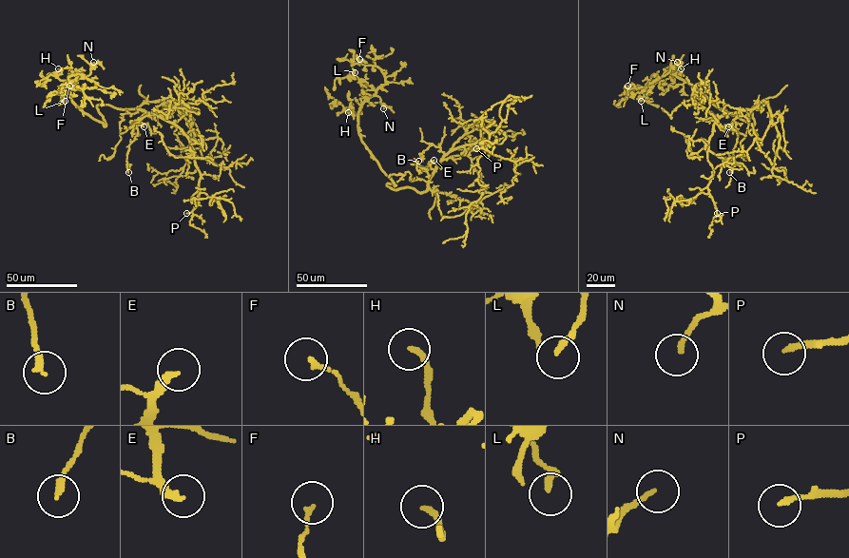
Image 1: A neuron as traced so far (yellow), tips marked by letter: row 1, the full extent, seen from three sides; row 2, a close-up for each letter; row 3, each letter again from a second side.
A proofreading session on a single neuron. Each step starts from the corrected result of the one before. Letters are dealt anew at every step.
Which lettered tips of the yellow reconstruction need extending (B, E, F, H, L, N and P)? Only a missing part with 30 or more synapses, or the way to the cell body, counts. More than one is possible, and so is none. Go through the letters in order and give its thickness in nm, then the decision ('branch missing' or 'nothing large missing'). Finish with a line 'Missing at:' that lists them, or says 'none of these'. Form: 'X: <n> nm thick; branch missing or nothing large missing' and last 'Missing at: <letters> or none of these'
B: 200 nm thick; nothing large missing
E: 240 nm thick; branch missing
F: 150 nm thick; nothing large missing
H: 190 nm thick; branch missing
L: 150 nm thick; nothing large missing
N: 150 nm thick; nothing large missing
P: 170 nm thick; branch missing
Missing at: E, H, P

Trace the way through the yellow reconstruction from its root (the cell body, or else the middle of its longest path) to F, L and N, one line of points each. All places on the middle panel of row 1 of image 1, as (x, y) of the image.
F: (412, 188), (388, 186), (395, 183), (361, 140), (359, 107), (385, 78), (378, 67), (360, 64), (359, 59)
L: (412, 188), (388, 186), (388, 183), (395, 183), (361, 140), (358, 110), (376, 91), (352, 76), (355, 72)
N: (412, 188), (387, 185), (395, 184), (358, 132), (358, 110), (365, 102), (377, 96), (383, 108)

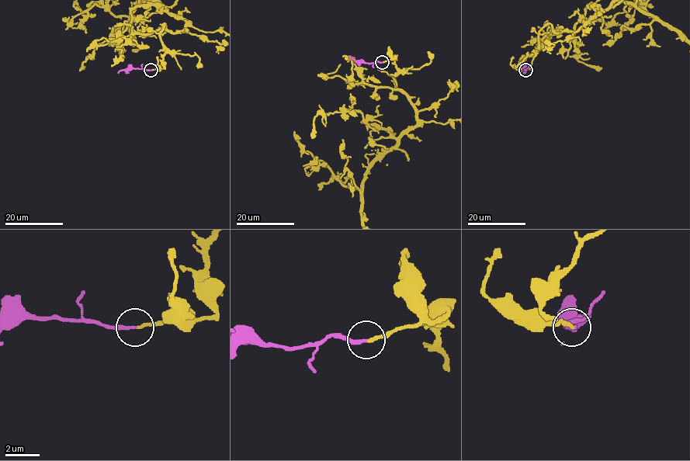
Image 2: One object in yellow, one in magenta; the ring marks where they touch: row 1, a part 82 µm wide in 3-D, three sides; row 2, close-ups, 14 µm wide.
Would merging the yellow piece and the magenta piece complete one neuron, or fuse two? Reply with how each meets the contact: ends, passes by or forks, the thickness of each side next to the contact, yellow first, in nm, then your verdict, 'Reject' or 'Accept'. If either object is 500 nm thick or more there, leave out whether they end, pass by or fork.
At the ring yellow ends. At the ring magenta ends. Thickness 180 nm (yellow) against 200 nm. Accept

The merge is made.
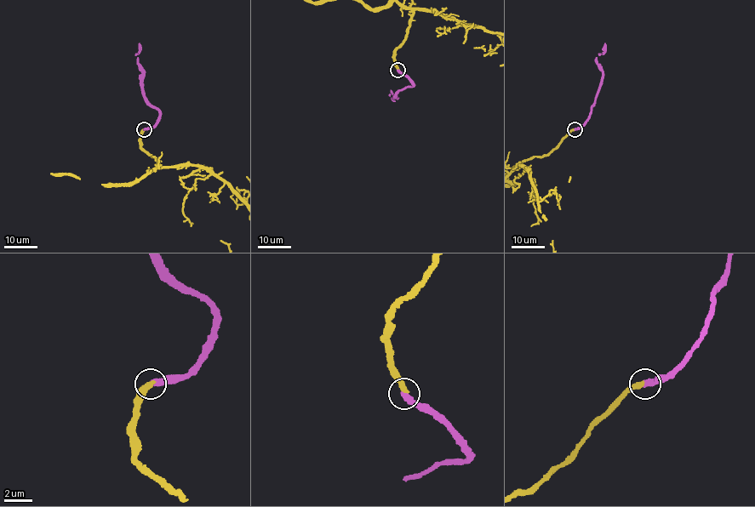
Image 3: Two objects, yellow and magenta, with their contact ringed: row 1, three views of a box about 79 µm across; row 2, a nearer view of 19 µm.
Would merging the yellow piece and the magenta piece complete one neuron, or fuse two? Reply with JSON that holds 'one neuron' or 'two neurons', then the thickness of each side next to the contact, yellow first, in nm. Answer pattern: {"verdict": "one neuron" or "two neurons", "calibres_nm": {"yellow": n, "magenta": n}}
{"verdict": "one neuron", "calibres_nm": {"yellow": 400, "magenta": 440}}

